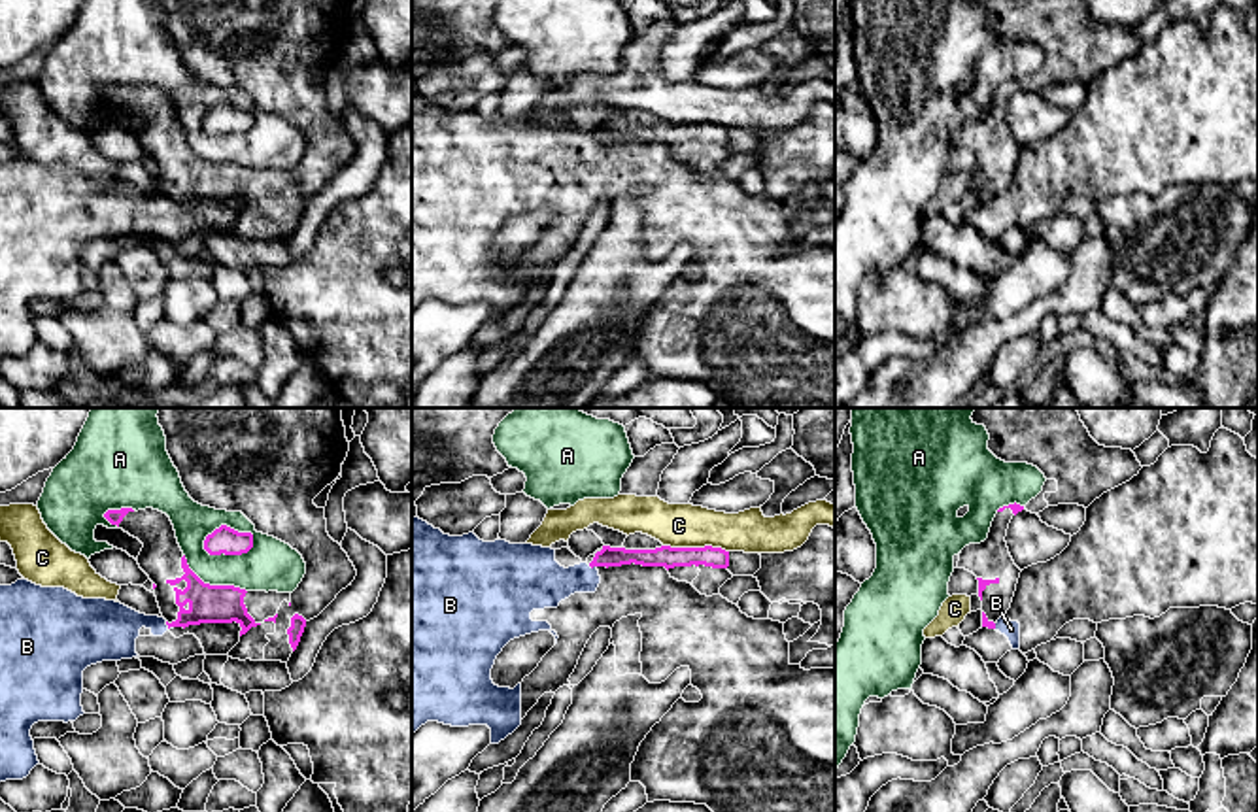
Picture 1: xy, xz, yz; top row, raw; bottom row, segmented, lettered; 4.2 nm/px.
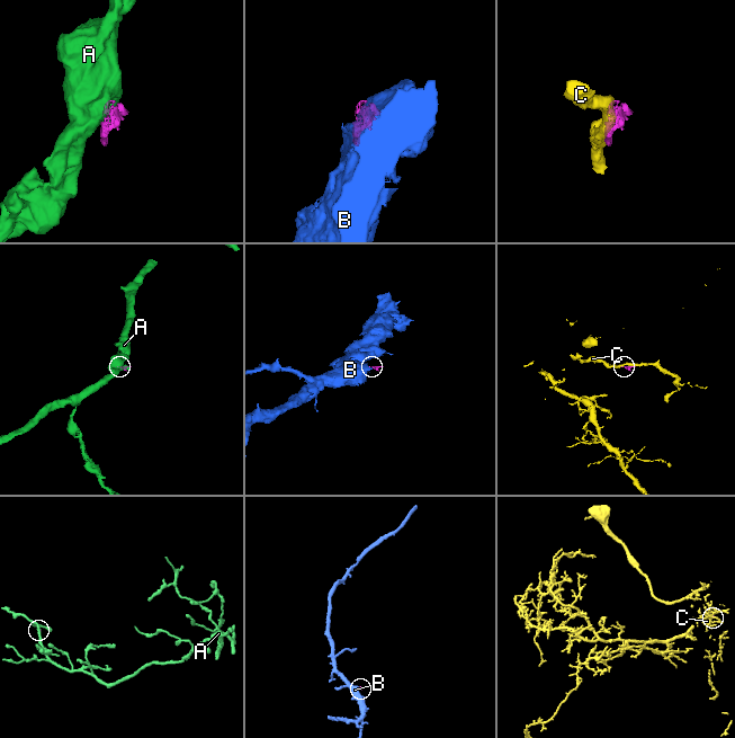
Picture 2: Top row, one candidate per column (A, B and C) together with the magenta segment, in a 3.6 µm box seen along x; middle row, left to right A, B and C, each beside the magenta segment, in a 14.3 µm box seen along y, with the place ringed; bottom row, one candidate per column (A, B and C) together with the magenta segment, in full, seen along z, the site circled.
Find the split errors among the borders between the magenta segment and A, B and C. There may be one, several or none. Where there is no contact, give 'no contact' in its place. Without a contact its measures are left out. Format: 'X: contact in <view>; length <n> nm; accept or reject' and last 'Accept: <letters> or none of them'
A: contact in xy; length 240 nm; reject
B: contact in xy; length 50 nm; reject
C: contact in xz; length 280 nm; reject
Accept: none of them

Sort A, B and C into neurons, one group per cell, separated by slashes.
A / B / C

